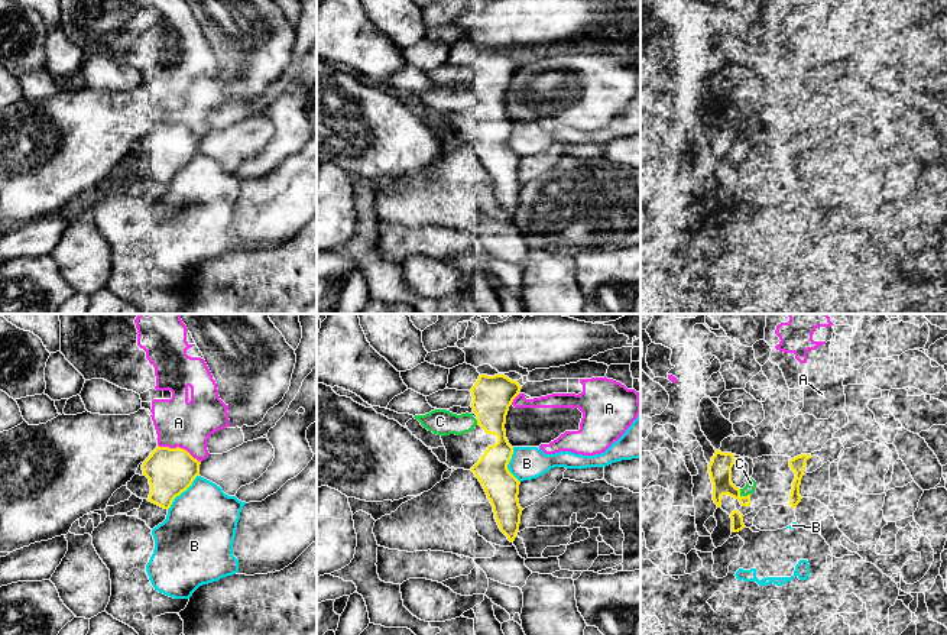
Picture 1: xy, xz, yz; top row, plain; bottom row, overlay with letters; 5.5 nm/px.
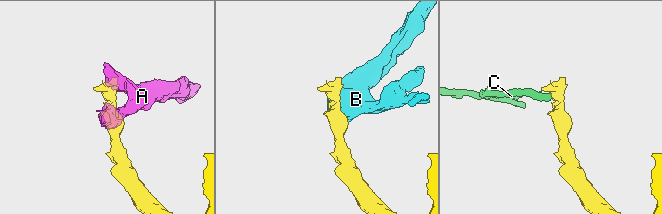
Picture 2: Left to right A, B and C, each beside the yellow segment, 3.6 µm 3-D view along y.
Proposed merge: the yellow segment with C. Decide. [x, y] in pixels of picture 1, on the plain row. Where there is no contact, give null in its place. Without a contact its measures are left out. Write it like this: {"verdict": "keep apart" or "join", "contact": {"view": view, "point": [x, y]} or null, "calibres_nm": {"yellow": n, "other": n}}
{"verdict": "keep apart", "contact": {"view": "yz", "point": [743, 172]}, "calibres_nm": {"yellow": 130, "other": 60}}

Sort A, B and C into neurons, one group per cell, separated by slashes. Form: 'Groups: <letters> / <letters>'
Groups: A / B / C

